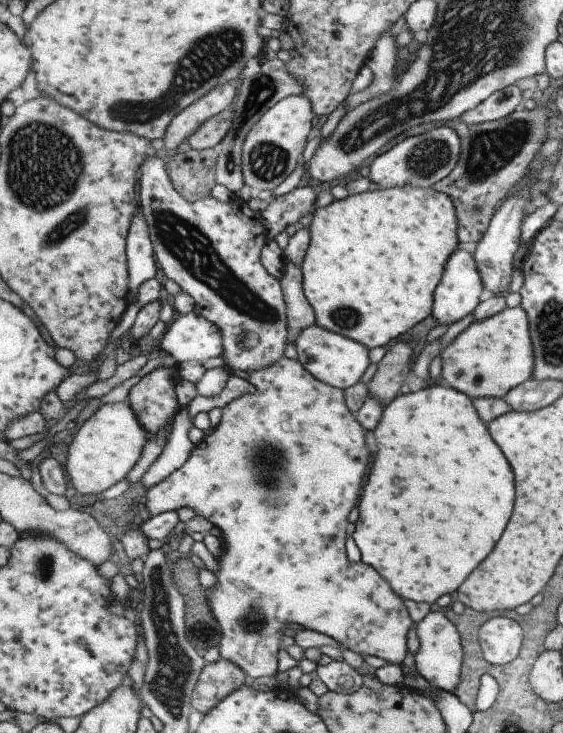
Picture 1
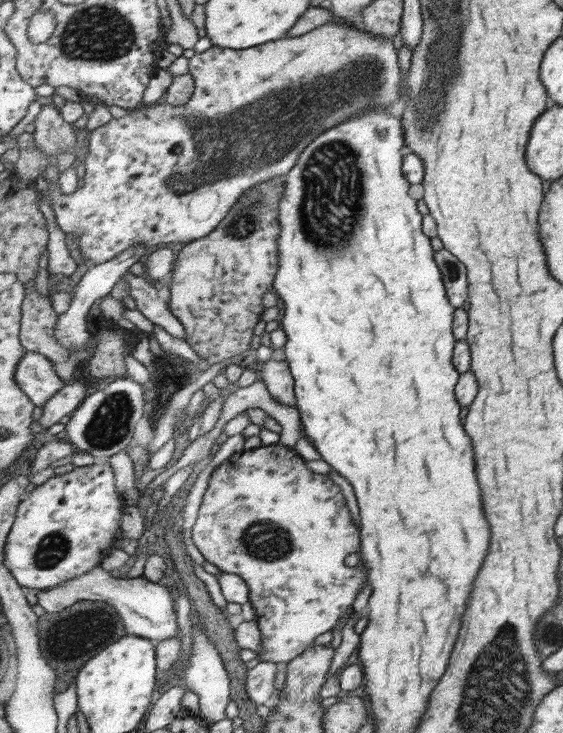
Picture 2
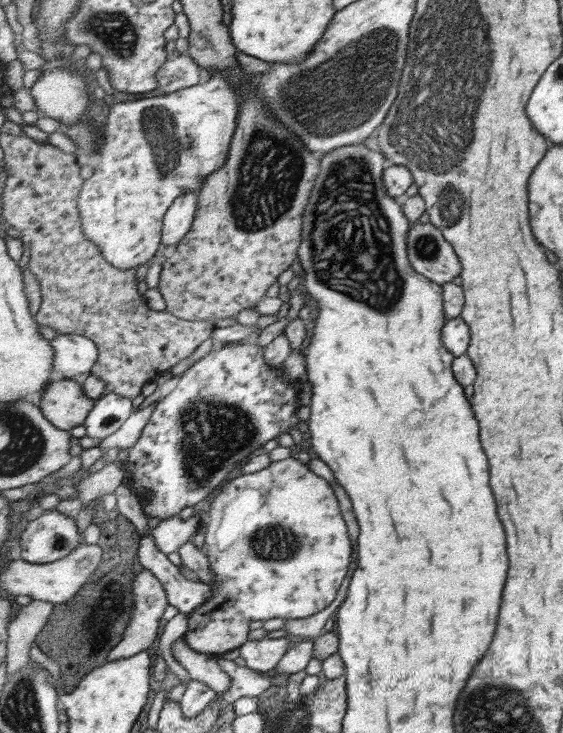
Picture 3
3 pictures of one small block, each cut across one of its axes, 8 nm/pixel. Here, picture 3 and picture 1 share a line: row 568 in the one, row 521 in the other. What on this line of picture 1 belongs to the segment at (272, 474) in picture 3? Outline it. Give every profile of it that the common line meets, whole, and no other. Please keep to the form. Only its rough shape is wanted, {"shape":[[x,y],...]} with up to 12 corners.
{"shape":[[249,373],[147,490],[223,539],[223,659],[285,624],[403,662],[415,625],[347,556],[371,452],[346,392]]}

